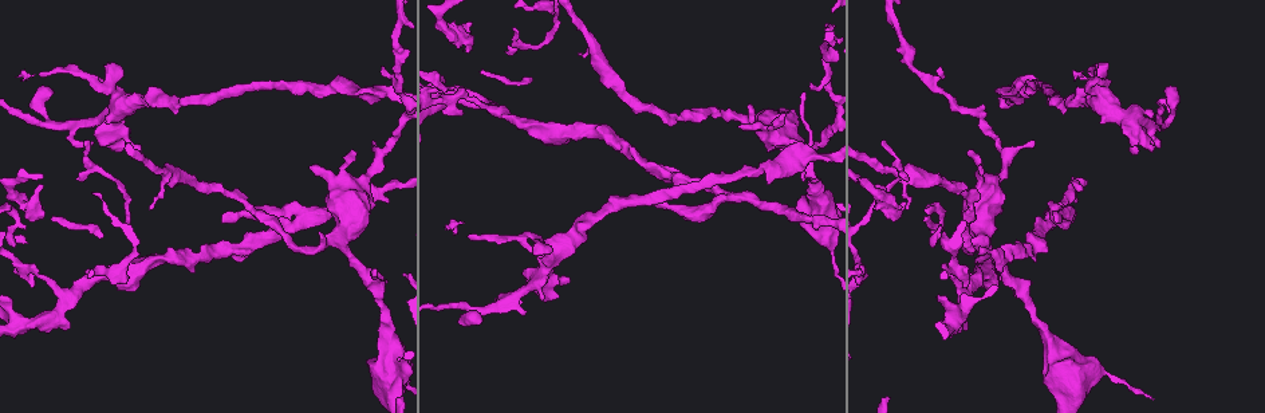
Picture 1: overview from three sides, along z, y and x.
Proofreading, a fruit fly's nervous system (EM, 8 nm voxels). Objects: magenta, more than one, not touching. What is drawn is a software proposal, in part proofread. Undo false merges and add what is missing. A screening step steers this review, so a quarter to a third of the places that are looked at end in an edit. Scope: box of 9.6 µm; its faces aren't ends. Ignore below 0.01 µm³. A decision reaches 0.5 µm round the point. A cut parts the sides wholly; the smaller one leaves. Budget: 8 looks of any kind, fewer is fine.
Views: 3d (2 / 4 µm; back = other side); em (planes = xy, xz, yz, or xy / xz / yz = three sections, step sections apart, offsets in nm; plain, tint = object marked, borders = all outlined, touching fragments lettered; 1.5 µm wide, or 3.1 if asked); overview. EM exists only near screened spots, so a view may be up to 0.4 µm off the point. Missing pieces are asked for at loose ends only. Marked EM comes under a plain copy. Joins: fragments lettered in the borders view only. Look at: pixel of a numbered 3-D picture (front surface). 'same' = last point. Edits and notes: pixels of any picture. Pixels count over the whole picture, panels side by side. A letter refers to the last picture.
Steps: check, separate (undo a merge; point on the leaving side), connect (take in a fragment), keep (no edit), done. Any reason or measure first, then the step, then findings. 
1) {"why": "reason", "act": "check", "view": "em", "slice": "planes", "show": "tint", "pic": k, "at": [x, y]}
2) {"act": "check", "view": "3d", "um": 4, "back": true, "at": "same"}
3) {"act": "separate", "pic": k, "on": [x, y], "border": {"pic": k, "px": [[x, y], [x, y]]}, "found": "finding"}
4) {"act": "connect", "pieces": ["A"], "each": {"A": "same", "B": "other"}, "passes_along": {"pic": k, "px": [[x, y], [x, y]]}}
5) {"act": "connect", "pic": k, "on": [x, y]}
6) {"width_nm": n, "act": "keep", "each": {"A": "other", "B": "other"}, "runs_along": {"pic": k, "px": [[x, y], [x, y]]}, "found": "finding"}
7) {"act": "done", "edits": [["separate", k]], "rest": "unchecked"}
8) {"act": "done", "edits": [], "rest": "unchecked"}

{"why": "small branch off a trunk", "act": "check", "view": "3d", "um": 4, "pic": 1, "at": [793, 140]}

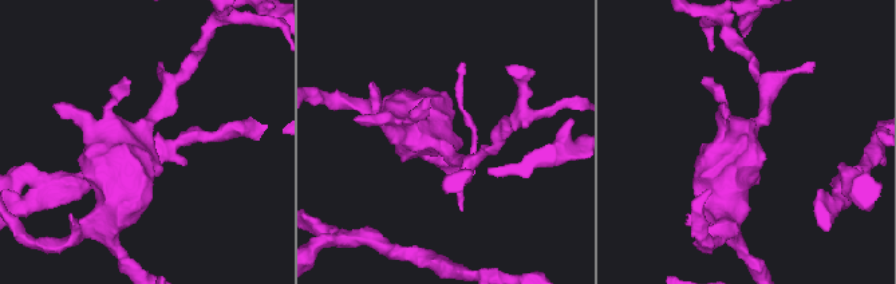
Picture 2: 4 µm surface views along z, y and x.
{"why": "need the tissue", "act": "check", "view": "em", "slice": "planes", "show": "borders", "pic": 2, "at": [445, 150]}

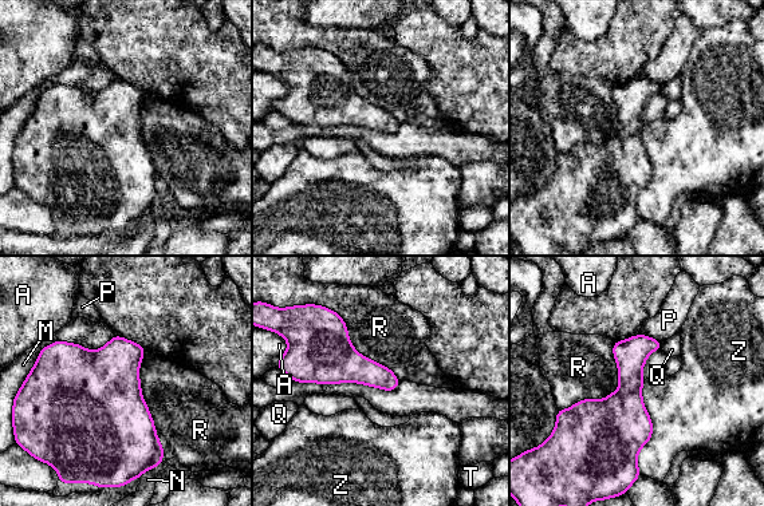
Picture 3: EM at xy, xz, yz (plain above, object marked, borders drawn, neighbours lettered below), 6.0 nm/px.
{"arms": 3, "act": "keep", "each": {"A": "other", "M": "other", "N": "other", "P": "other", "Q": "other", "R": "other", "T": "other", "Z": "other"}, "border": {"pic": 3, "px": [[645, 380], [652, 437], [640, 474]]}, "found": "continuous, no second cell"}

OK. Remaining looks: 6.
{"act": "check", "view": "3d", "um": 4, "pic": 1, "at": [816, 192]}

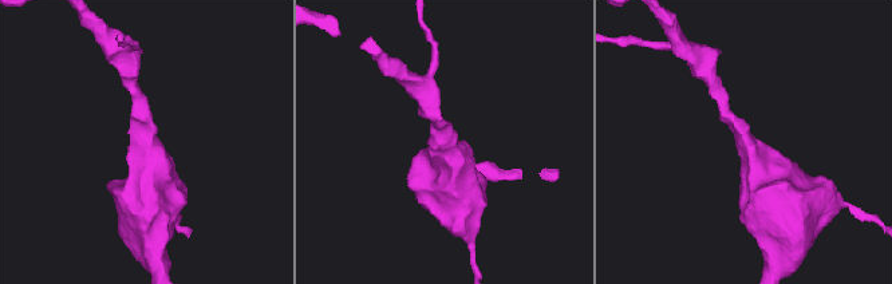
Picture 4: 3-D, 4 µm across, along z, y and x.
{"arm_widths_nm": [190, 650], "why": "need the tissue", "act": "check", "view": "em", "slice": "planes", "show": "borders", "pic": 4, "at": [448, 147]}

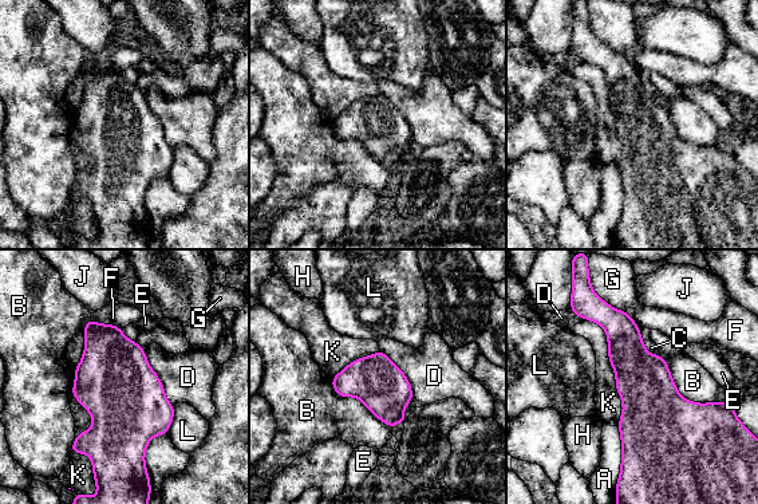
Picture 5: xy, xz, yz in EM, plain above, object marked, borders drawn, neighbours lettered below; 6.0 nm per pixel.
{"act": "keep", "each": {"A": "other", "B": "other", "C": "other", "D": "other", "E": "other", "F": "other", "G": "other", "H": "other", "J": "other", "K": "other", "L": "other"}, "border": {"pic": 5, "px": [[575, 314], [605, 331], [618, 422]]}, "found": "one cell here"}

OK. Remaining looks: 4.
{"why": "sharp bend", "act": "check", "view": "em", "slice": "planes", "show": "borders", "pic": 1, "at": [1047, 227]}

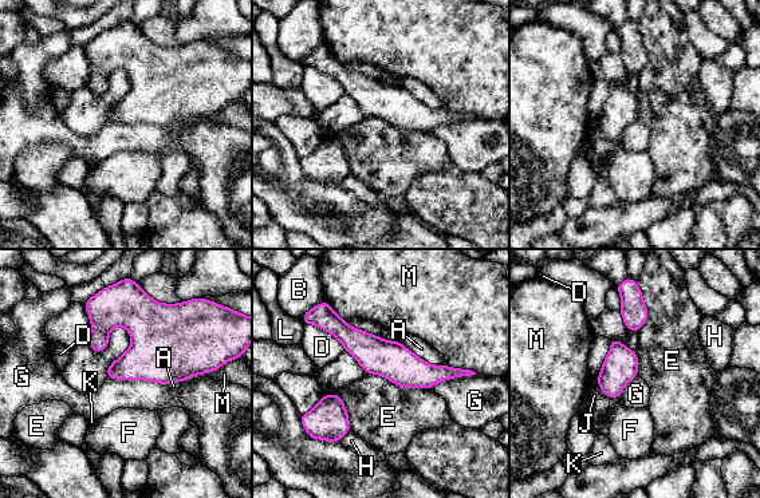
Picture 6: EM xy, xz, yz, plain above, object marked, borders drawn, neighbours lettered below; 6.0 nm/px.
{"act": "keep", "each": {"A": "other", "B": "other", "D": "other", "E": "other", "F": "other", "G": "other", "H": "other", "J": "other", "K": "other", "L": "other", "M": "other"}, "runs_along": {"pic": 6, "px": [[308, 320], [406, 370], [459, 372]]}, "found": "continuous, no second cell"}

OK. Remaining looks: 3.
{"act": "done", "edits": [], "rest": "unchecked"}

